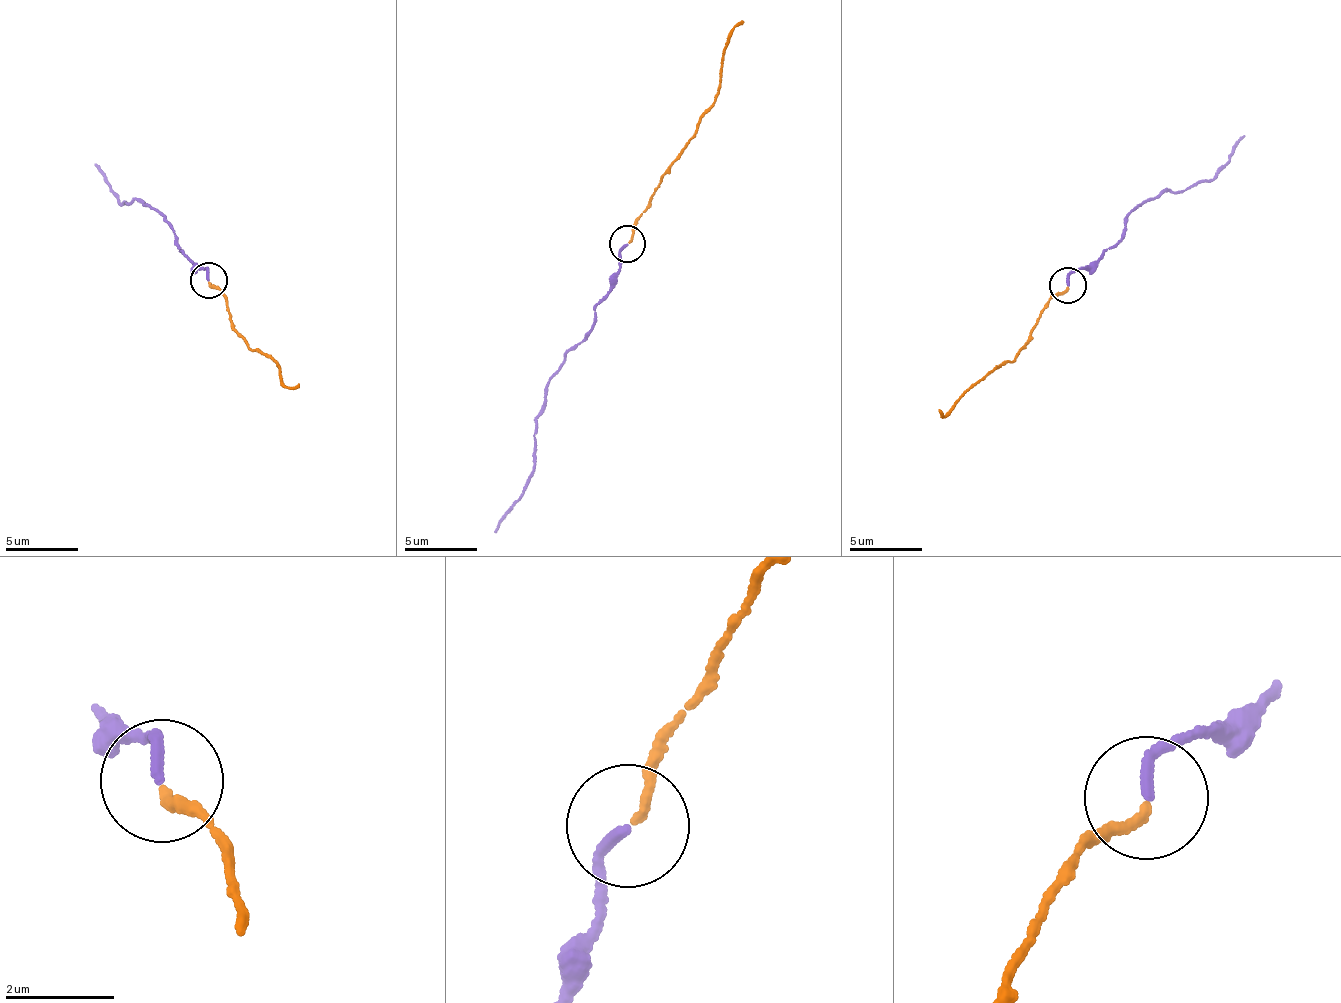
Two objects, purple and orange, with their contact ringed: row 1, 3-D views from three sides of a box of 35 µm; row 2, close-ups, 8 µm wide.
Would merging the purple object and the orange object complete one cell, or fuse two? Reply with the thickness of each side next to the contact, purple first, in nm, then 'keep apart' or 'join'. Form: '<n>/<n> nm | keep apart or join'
180/150 nm | join

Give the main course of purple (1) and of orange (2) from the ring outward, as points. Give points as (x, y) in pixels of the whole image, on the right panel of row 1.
1: (1069, 284), (1069, 275), (1122, 239), (1125, 221), (1143, 205), (1168, 191), (1178, 194), (1215, 177), (1242, 135)
2: (1069, 287), (1048, 300), (1028, 346), (1019, 357), (993, 370), (945, 416), (941, 408)

